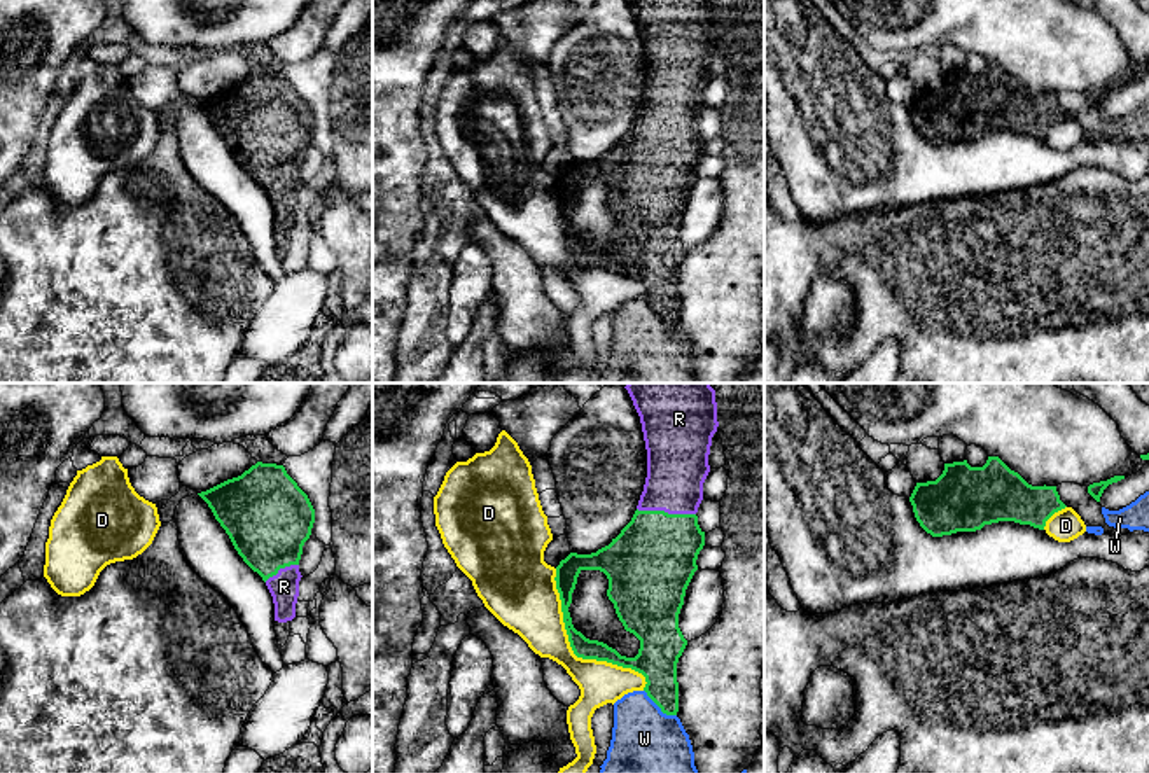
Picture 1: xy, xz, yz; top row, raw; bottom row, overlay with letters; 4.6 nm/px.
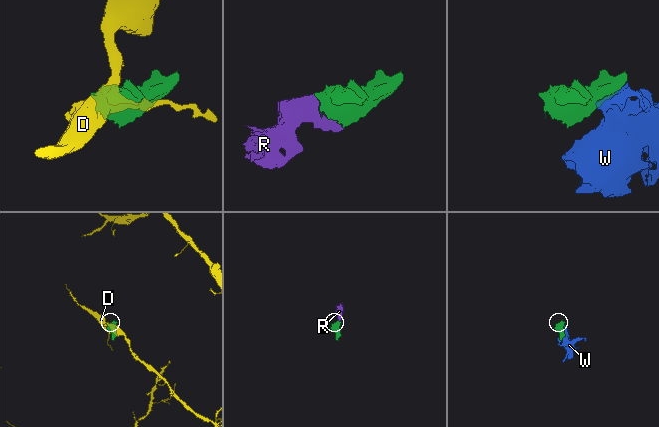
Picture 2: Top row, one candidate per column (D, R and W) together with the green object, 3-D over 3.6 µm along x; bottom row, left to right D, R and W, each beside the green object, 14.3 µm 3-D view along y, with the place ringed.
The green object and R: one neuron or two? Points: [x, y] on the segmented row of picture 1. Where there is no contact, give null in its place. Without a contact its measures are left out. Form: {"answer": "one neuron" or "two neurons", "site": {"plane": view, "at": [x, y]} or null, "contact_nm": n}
{"answer": "one neuron", "site": {"plane": "xz", "at": [667, 513]}, "contact_nm": 280}

